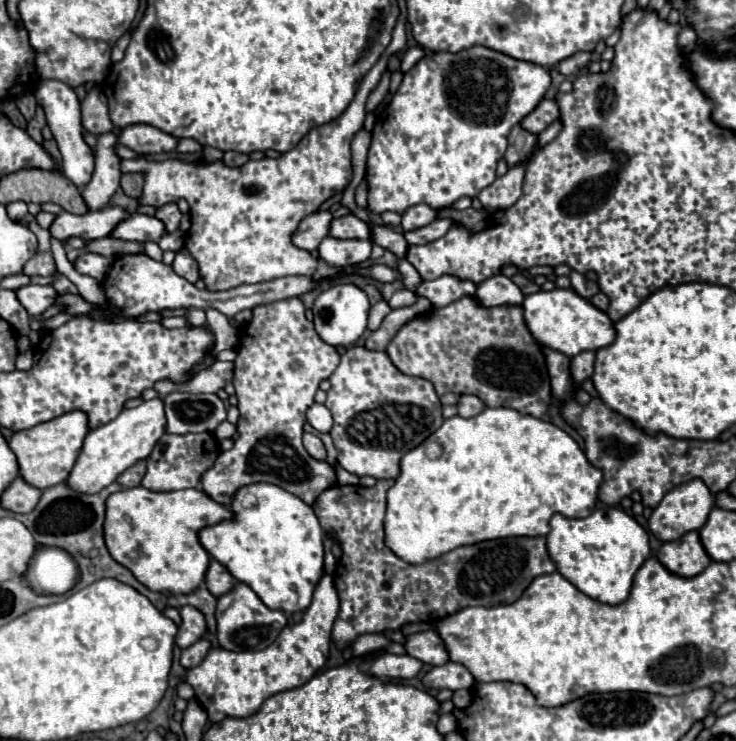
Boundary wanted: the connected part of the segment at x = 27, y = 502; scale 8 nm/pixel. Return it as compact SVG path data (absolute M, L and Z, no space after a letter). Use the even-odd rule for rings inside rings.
M17 477L11 483L11 487L3 493L1 507L13 513L31 513L31 509L35 509L35 505L39 503L41 493L43 493L41 489L35 489L33 485L27 485L23 477Z

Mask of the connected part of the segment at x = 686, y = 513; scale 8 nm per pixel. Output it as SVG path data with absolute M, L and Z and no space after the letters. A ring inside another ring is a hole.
M687 481L687 485L677 485L663 497L663 501L653 509L649 517L649 529L651 533L661 541L675 541L683 533L701 529L709 517L709 511L713 509L713 493L703 485L703 481Z

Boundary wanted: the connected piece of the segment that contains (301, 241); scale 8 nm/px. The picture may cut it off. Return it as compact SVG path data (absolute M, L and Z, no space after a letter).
M317 211L317 213L307 215L297 227L297 231L293 233L293 245L305 251L315 251L321 239L329 235L329 225L331 225L329 211Z

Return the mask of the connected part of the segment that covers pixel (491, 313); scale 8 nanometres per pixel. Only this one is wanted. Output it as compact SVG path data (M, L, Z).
M463 297L443 309L433 307L429 313L417 315L407 321L389 341L385 351L401 373L431 381L437 395L445 395L451 391L459 395L471 393L477 395L487 407L511 407L523 415L533 417L541 417L551 403L551 385L543 345L537 343L527 329L521 305L483 307L475 297Z

